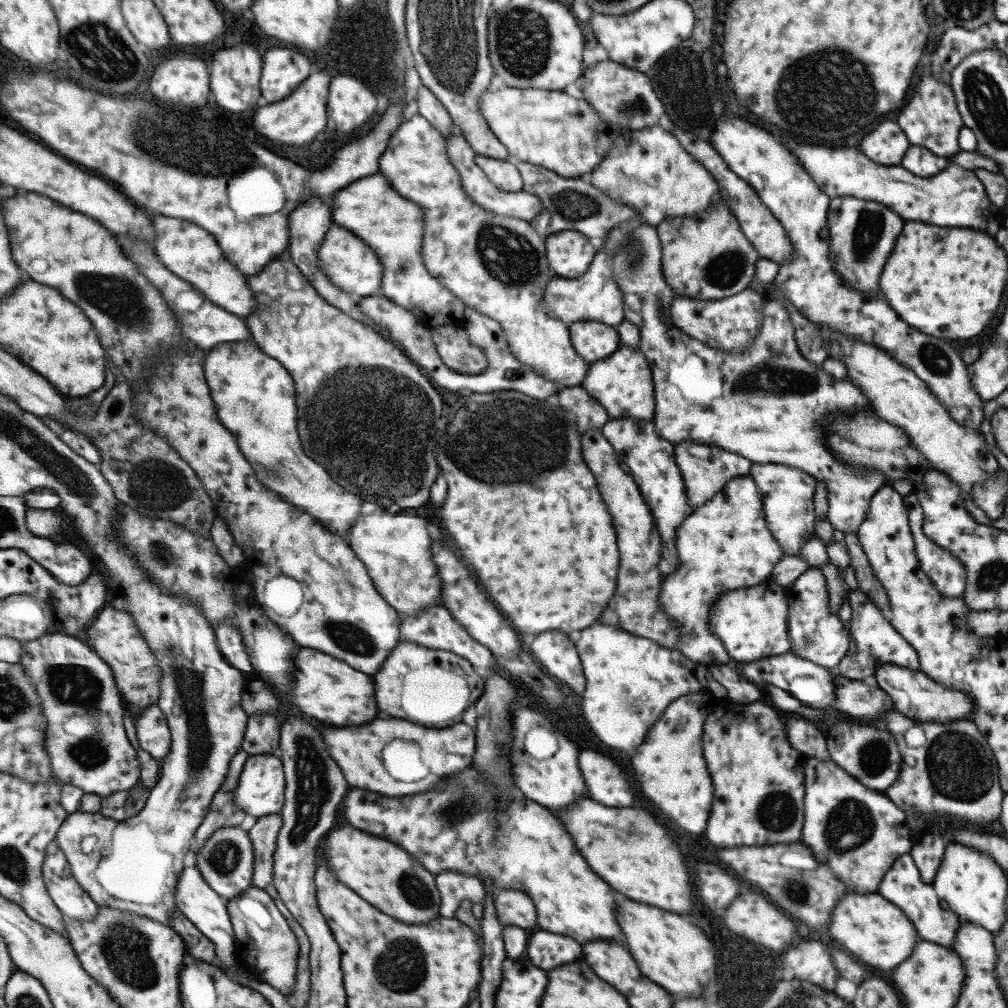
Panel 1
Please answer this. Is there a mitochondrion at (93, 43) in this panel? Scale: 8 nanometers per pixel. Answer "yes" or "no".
yes

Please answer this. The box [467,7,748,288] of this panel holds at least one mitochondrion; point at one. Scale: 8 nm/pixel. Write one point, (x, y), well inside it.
(569, 205)

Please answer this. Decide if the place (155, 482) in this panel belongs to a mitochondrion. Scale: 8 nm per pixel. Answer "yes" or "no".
yes

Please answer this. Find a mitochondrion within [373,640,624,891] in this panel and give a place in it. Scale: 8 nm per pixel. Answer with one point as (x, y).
(463, 805)

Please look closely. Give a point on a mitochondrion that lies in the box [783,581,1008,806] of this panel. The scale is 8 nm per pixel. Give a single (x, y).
(964, 760)

